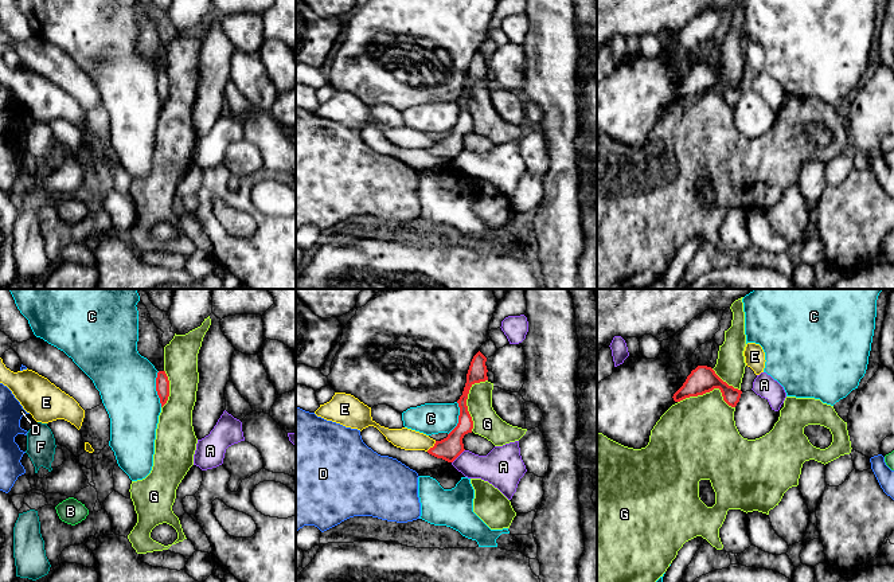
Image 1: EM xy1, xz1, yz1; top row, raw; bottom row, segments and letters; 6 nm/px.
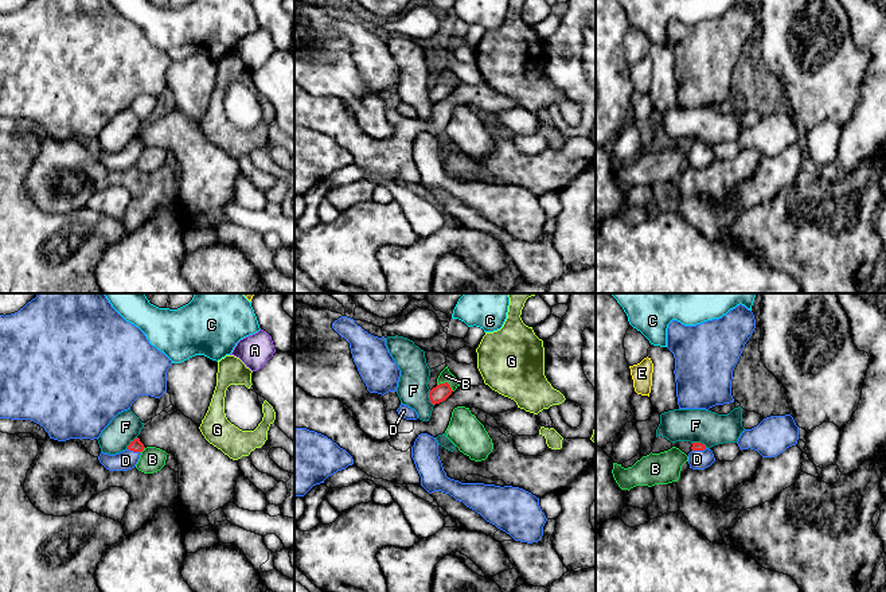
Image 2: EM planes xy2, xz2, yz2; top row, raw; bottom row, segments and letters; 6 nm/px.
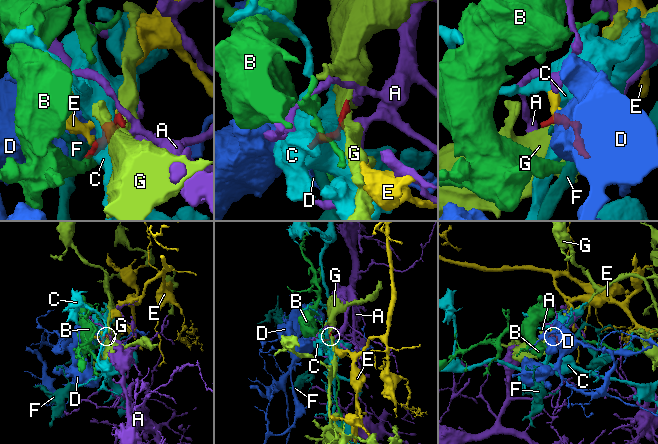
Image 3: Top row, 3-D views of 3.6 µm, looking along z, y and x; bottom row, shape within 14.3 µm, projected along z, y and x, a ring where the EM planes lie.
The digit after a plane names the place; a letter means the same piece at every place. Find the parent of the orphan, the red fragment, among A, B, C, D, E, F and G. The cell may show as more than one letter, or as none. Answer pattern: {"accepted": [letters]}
{"accepted": ["D"]}

